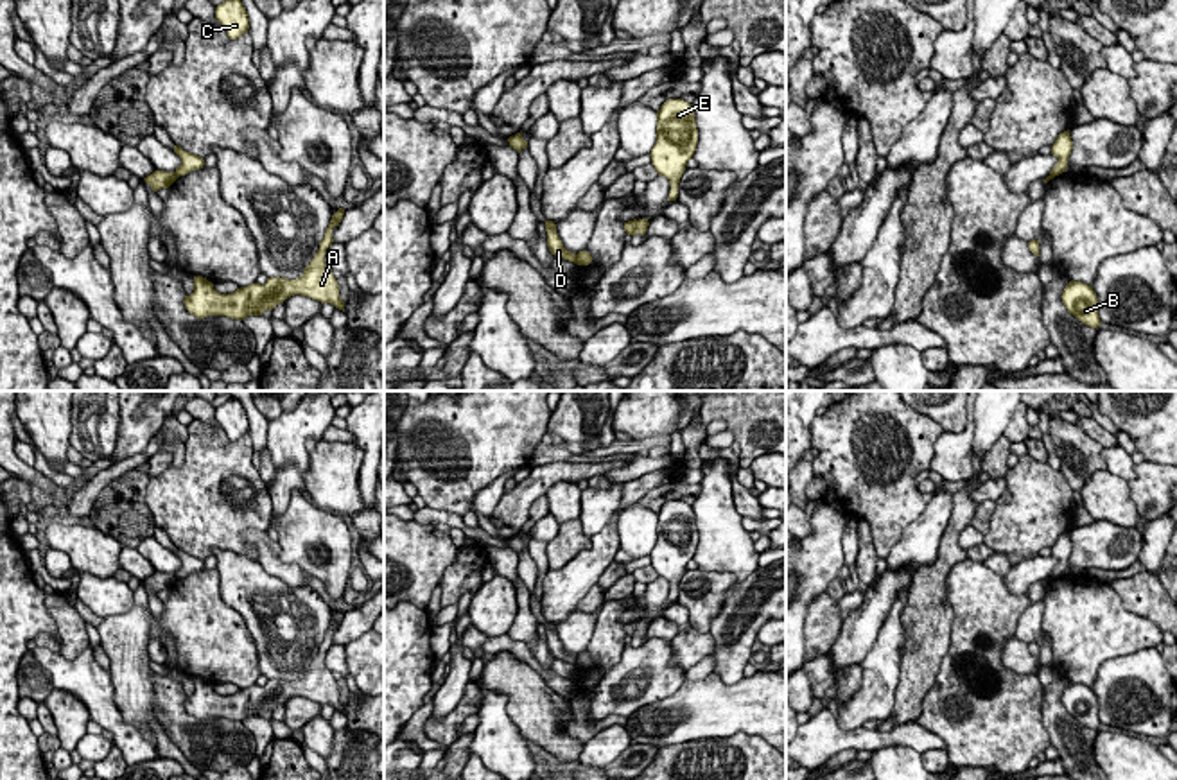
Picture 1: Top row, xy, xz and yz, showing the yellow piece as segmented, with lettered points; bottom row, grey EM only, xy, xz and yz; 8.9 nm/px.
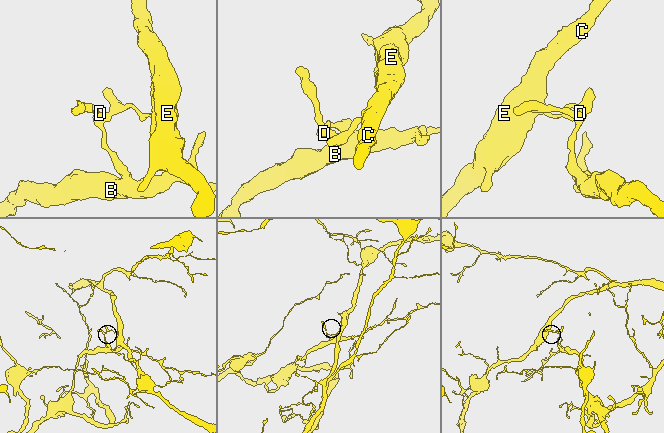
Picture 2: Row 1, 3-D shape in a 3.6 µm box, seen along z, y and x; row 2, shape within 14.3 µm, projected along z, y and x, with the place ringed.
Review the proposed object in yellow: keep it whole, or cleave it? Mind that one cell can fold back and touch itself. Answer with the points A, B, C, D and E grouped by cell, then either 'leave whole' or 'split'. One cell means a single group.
groups A B D / C E; split

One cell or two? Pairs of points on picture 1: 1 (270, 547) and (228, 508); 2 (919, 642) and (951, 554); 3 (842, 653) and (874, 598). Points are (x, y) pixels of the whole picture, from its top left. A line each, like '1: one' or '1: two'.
1: two
2: one
3: one

